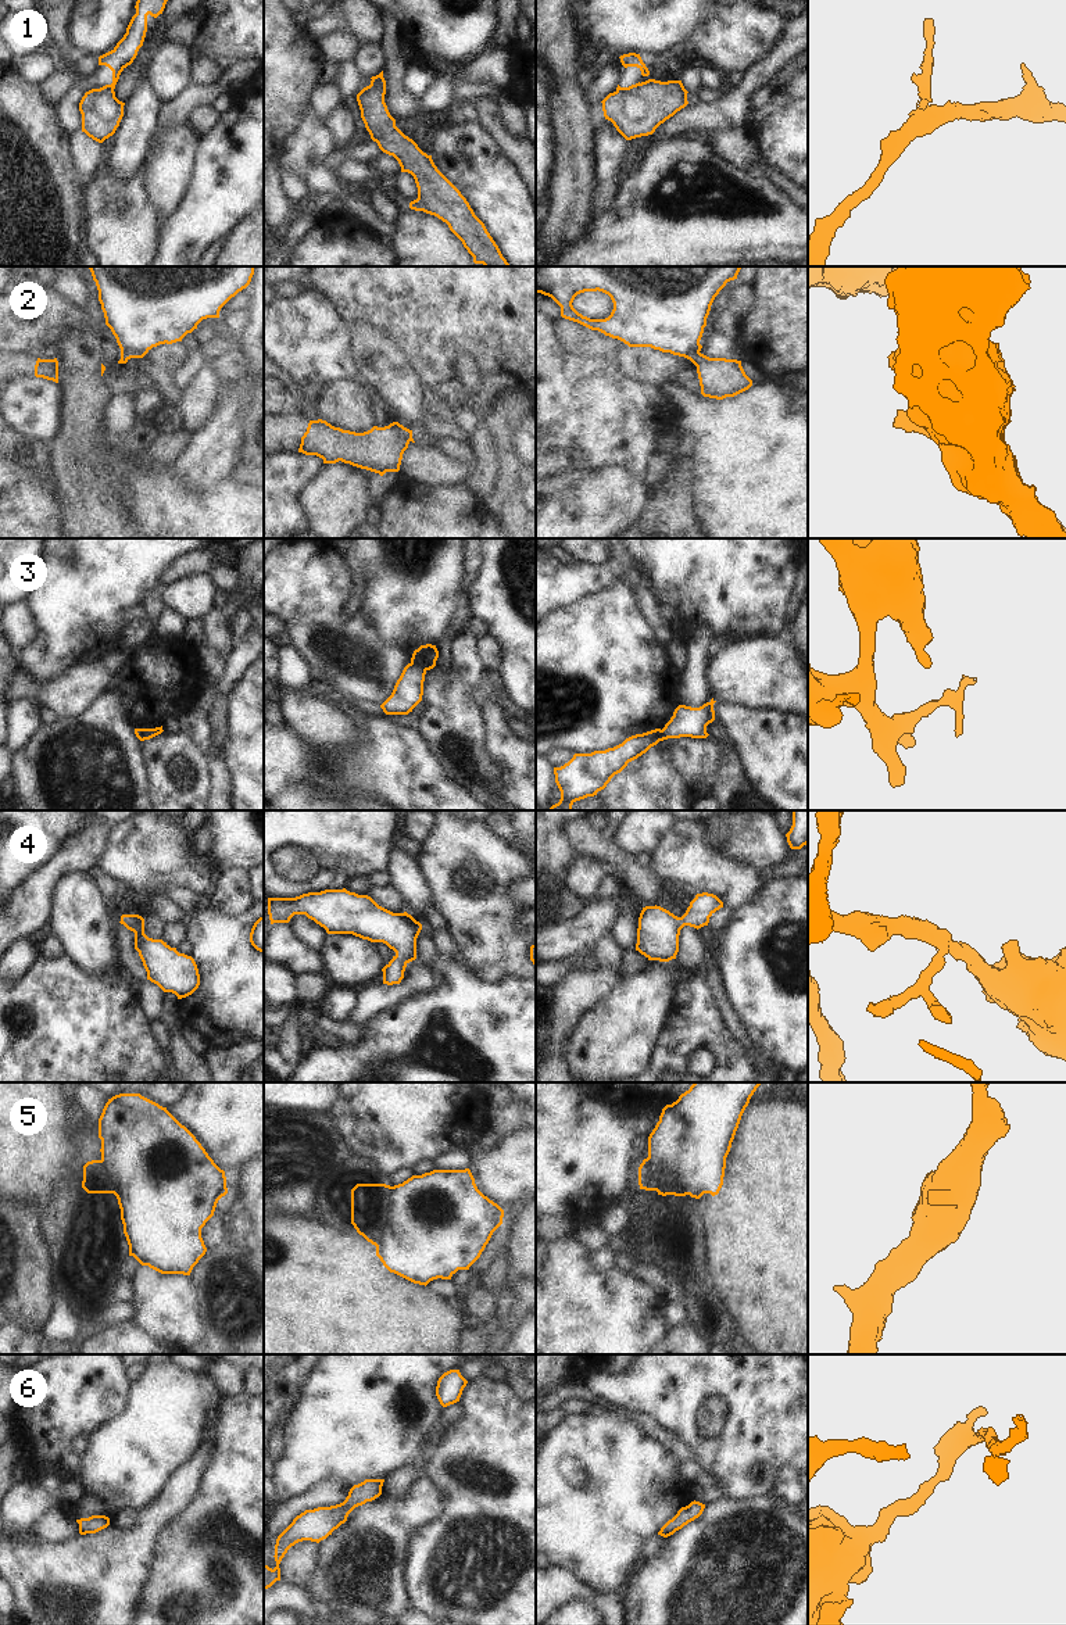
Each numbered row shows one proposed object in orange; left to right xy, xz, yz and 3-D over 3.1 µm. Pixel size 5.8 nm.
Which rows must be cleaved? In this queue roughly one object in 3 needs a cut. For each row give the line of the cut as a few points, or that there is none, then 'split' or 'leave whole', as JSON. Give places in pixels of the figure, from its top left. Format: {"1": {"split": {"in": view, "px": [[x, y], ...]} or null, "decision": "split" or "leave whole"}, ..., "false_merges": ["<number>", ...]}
{"1": {"split": {"in": "xz", "px": [[371, 83], [385, 89]]}, "decision": "split"}, "2": {"split": {"in": "yz", "px": [[700, 353], [691, 361]]}, "decision": "split"}, "3": {"split": {"in": "xz", "px": [[410, 664], [425, 670]]}, "decision": "split"}, "4": {"split": null, "decision": "leave whole"}, "5": {"split": null, "decision": "leave whole"}, "6": {"split": null, "decision": "leave whole"}, "false_merges": ["1", "2", "3"]}

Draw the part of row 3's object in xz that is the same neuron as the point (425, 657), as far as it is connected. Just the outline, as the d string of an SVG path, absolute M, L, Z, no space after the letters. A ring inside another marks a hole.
M426 644L421 645L414 651L411 658L411 665L421 667L423 670L430 670L436 666L436 661L439 658L439 651L436 645Z

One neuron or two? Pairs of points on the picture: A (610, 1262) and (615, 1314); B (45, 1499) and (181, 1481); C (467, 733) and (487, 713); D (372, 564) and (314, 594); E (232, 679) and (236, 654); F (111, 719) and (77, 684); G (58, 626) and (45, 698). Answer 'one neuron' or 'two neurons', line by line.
A: two neurons
B: two neurons
C: two neurons
D: two neurons
E: one neuron
F: two neurons
G: two neurons

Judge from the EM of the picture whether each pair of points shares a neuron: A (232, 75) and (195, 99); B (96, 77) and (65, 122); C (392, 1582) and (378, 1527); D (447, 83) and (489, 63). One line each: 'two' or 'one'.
A: one
B: one
C: one
D: one

